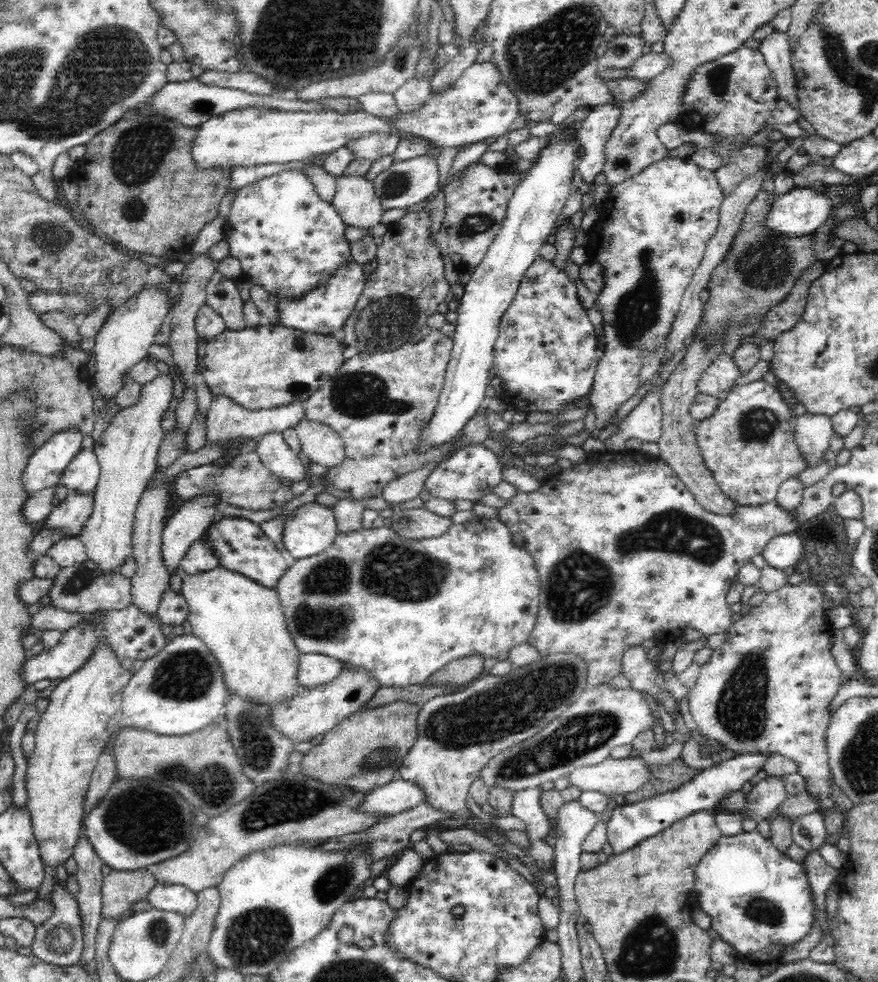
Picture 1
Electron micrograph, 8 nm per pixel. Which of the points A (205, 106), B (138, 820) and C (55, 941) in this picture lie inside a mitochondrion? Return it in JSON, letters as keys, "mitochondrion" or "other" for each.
{"A":"mitochondrion","B":"mitochondrion","C":"mitochondrion"}

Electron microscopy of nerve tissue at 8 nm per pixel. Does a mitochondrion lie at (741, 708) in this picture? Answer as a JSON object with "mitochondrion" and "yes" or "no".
{"mitochondrion":"yes"}

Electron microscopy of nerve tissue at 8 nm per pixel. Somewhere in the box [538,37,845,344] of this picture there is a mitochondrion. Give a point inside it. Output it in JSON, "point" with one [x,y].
{"point":[761,264]}

